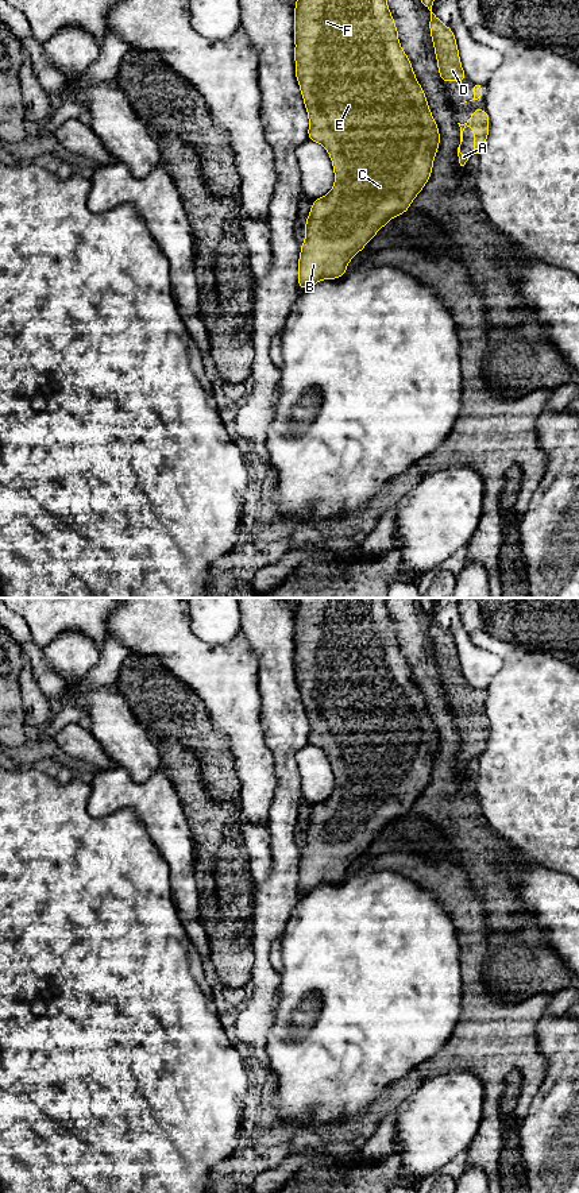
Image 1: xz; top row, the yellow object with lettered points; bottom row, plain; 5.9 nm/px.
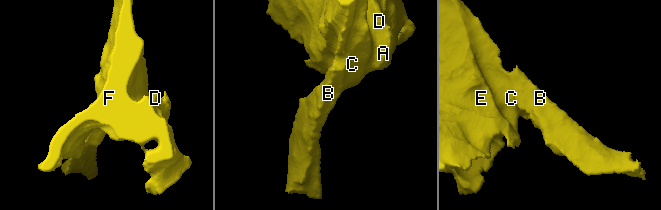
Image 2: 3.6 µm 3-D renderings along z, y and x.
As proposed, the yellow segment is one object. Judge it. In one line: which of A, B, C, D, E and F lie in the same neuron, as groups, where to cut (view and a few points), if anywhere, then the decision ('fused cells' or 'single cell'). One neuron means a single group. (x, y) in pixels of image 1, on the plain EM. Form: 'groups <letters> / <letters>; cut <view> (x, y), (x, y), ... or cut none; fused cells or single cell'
groups A B C D E F; cut none; single cell

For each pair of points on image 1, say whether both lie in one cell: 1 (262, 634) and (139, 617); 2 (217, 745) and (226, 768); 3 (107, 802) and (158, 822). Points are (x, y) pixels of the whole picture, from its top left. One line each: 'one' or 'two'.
1: two
2: one
3: one

